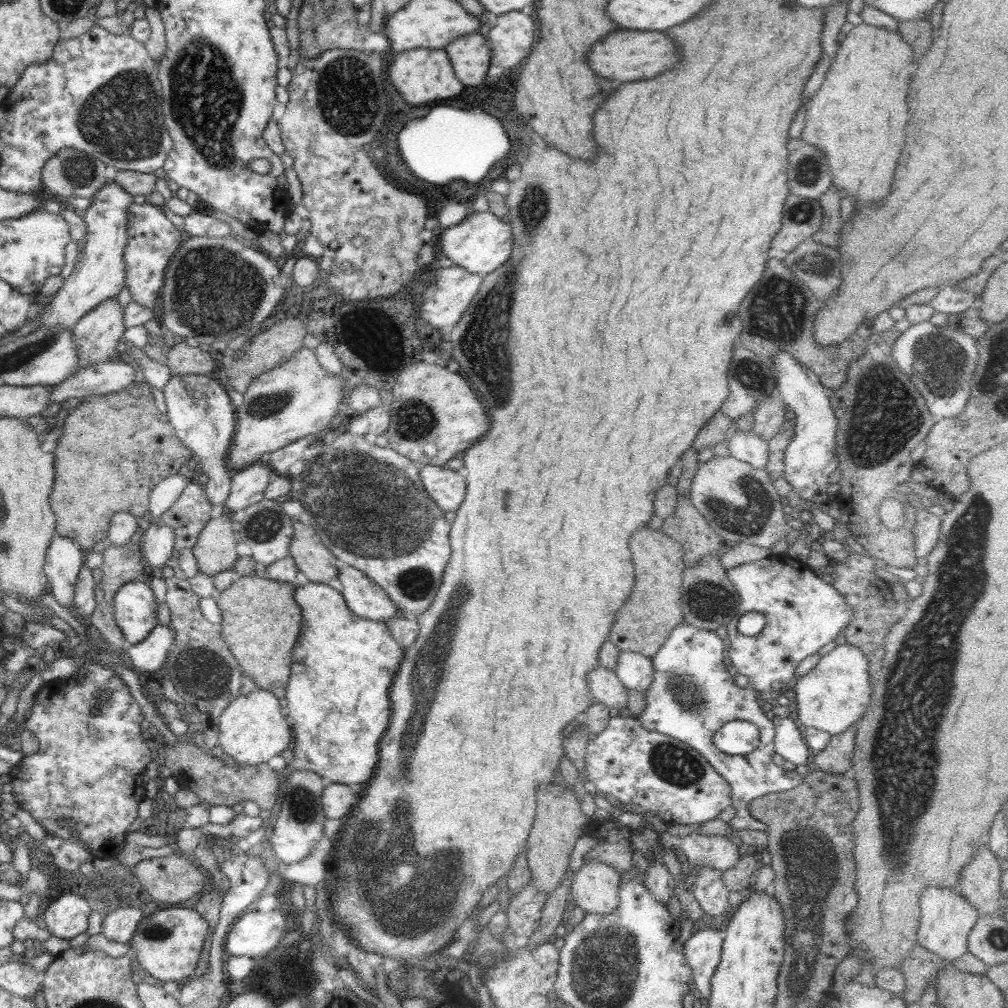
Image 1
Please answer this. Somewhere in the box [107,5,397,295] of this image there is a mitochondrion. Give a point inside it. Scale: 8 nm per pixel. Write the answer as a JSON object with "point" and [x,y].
{"point":[196,79]}

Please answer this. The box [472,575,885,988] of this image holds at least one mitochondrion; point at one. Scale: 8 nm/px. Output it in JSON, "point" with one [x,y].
{"point":[806,859]}

